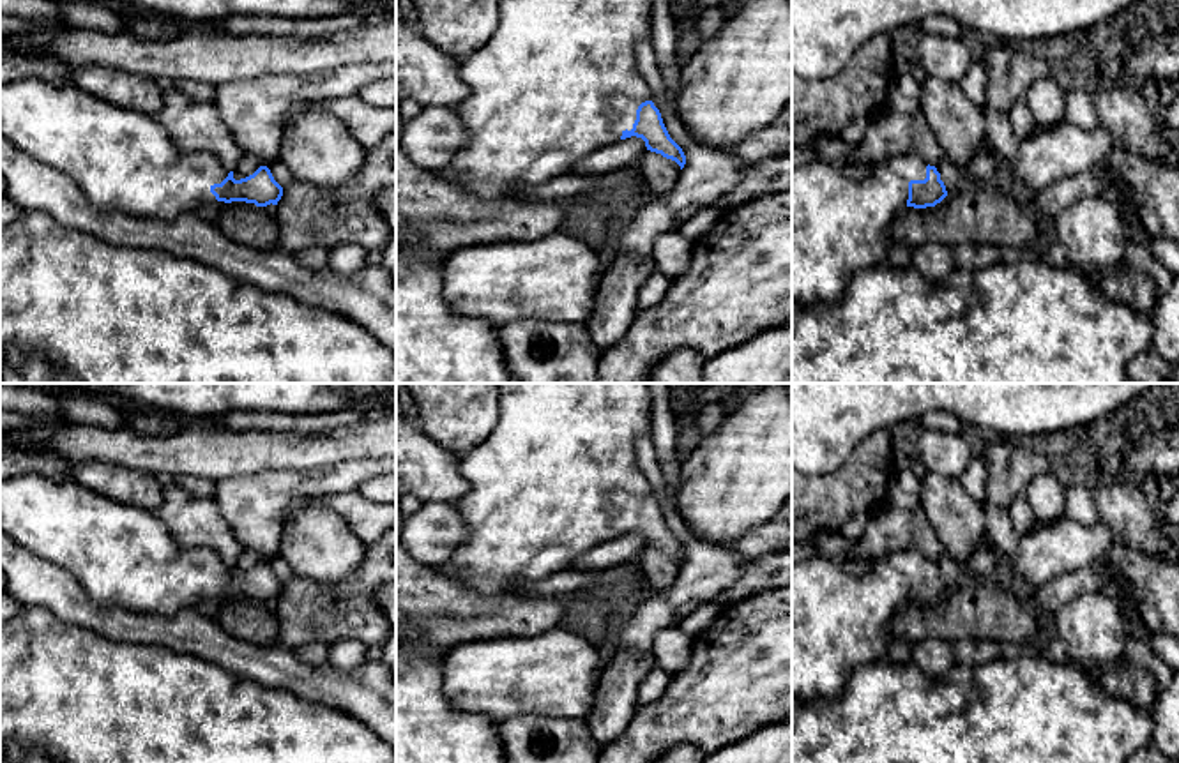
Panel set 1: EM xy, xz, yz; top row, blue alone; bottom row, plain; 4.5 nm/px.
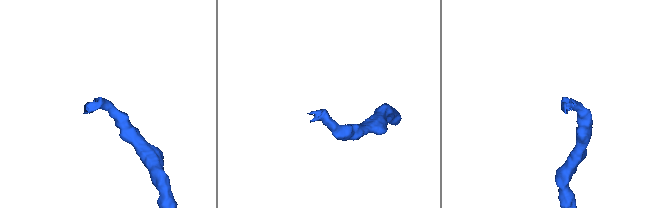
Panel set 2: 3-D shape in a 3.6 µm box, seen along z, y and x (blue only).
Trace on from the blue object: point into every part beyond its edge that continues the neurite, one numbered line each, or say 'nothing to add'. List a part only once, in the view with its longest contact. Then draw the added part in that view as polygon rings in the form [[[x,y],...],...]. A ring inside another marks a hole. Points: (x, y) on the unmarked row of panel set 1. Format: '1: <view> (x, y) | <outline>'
1: yz (838, 619) | [[[891,551],[870,560],[870,569],[861,574],[845,572],[833,558],[815,556],[792,563],[792,698],[834,698],[845,687],[850,673],[886,657],[886,623],[907,604],[909,578],[926,574],[926,558],[917,551]]]

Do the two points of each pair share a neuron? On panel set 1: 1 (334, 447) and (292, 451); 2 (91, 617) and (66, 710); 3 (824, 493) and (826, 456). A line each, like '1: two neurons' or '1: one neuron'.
1: one neuron
2: two neurons
3: two neurons

